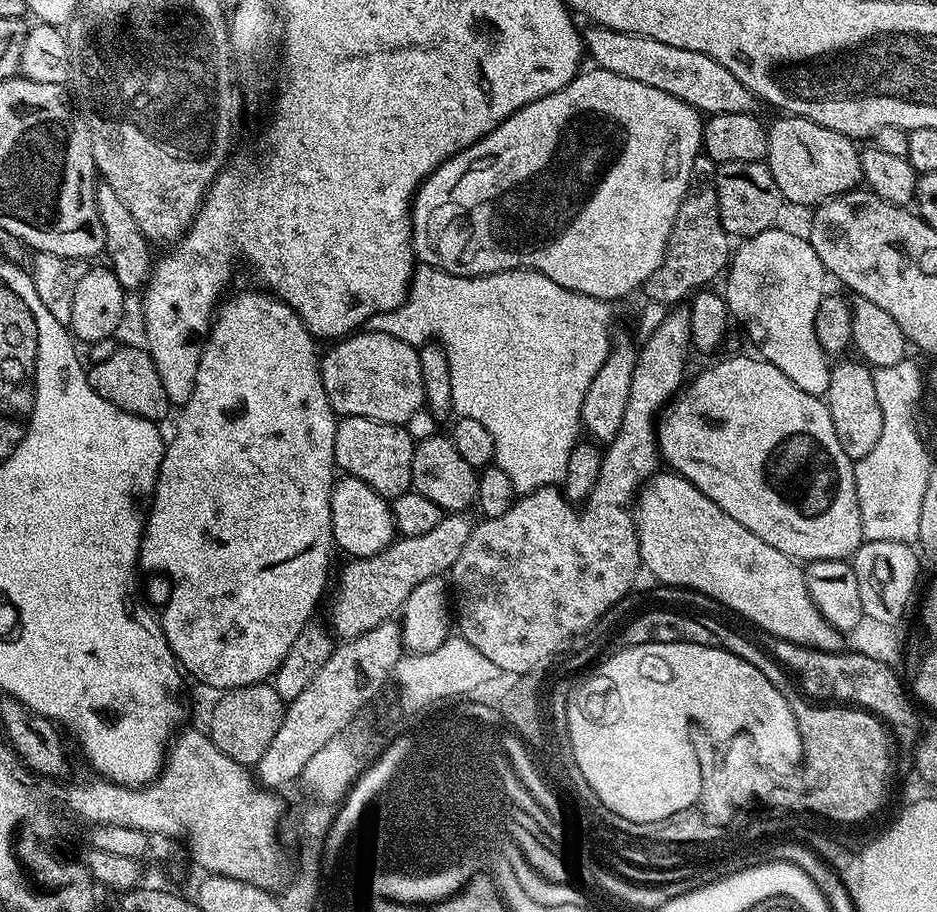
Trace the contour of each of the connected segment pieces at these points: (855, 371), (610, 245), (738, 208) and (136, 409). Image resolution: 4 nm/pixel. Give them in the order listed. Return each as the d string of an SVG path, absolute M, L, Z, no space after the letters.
M844 360L841 364L833 363L830 386L826 393L826 403L832 415L834 430L838 434L838 442L842 442L846 454L853 462L870 454L870 450L878 446L878 438L882 438L882 422L884 421L882 392L878 387L878 380L875 380L871 374L873 375L860 362L855 364L852 360Z
M592 66L589 69L589 72L587 70L581 71L569 84L562 86L562 90L554 90L554 94L550 94L546 98L538 98L534 102L522 106L522 110L510 114L510 118L506 118L494 130L490 130L490 134L486 134L478 142L474 142L469 148L462 150L459 154L452 157L451 160L442 162L421 182L420 189L416 192L416 197L412 199L412 250L415 259L421 265L429 268L441 268L442 271L449 272L455 276L489 276L491 272L509 272L512 268L530 268L533 272L540 272L546 278L558 282L558 286L566 286L575 292L581 292L587 296L593 296L599 300L609 302L616 302L619 296L630 295L635 288L637 291L648 281L650 274L654 274L654 270L658 270L658 266L662 266L662 258L666 254L666 246L672 233L674 218L678 218L678 210L682 206L685 194L688 193L688 183L694 170L694 158L701 155L702 152L705 117L694 106L674 98L674 94L666 94L666 90L654 90L654 86L646 86L646 82L634 82L634 78L622 78L622 74L614 74L605 68Z
M755 160L719 165L716 170L716 189L718 214L729 237L747 238L765 232L779 221L776 219L780 216L782 197L778 182L774 182L774 174L770 174L767 163Z
M117 347L116 352L110 354L106 361L98 361L91 365L88 381L99 396L106 398L106 402L129 412L131 416L141 416L147 420L160 422L170 411L166 390L162 390L162 378L158 378L158 370L152 357L143 347Z

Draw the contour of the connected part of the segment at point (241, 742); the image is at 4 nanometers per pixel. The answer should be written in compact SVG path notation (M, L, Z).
M268 682L232 688L216 697L216 705L212 708L212 717L206 727L207 735L212 737L214 746L218 746L226 758L234 758L234 762L245 766L256 765L262 754L266 754L266 746L274 742L278 726L282 726L286 701L280 697L276 687Z

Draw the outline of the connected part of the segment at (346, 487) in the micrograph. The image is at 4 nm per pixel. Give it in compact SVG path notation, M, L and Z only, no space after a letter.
M345 475L332 485L332 538L337 549L340 548L352 558L373 556L392 543L397 535L396 521L392 518L389 501L380 496L366 482L356 476Z

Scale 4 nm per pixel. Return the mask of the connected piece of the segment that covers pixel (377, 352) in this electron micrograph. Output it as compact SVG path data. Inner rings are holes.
M357 331L337 339L328 353L320 356L320 377L322 386L332 404L333 412L341 417L361 416L377 420L383 424L407 425L408 419L419 408L425 407L424 387L422 386L422 366L419 351L402 338L394 338L385 332Z

